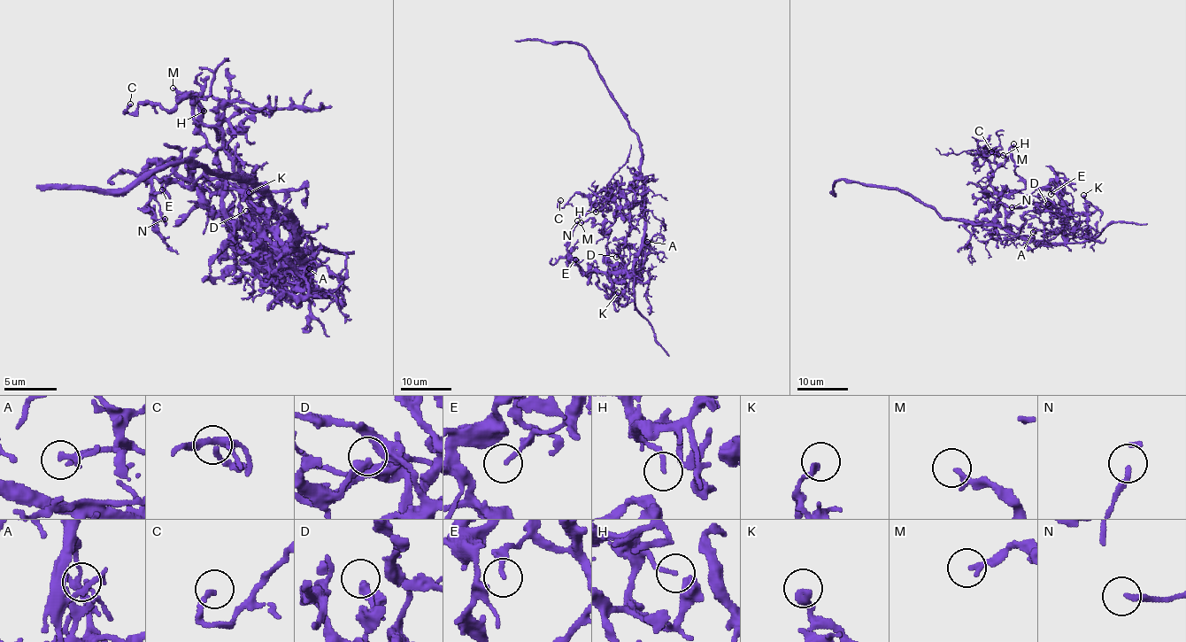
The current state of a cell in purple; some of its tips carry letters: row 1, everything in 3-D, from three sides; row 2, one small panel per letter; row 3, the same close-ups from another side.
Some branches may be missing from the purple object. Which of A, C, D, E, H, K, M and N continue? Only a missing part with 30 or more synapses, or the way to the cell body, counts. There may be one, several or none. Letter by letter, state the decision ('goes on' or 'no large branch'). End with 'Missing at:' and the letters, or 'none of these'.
A: no large branch
C: no large branch
D: no large branch
E: no large branch
H: no large branch
K: no large branch
M: no large branch
N: no large branch
Missing at: none of these

